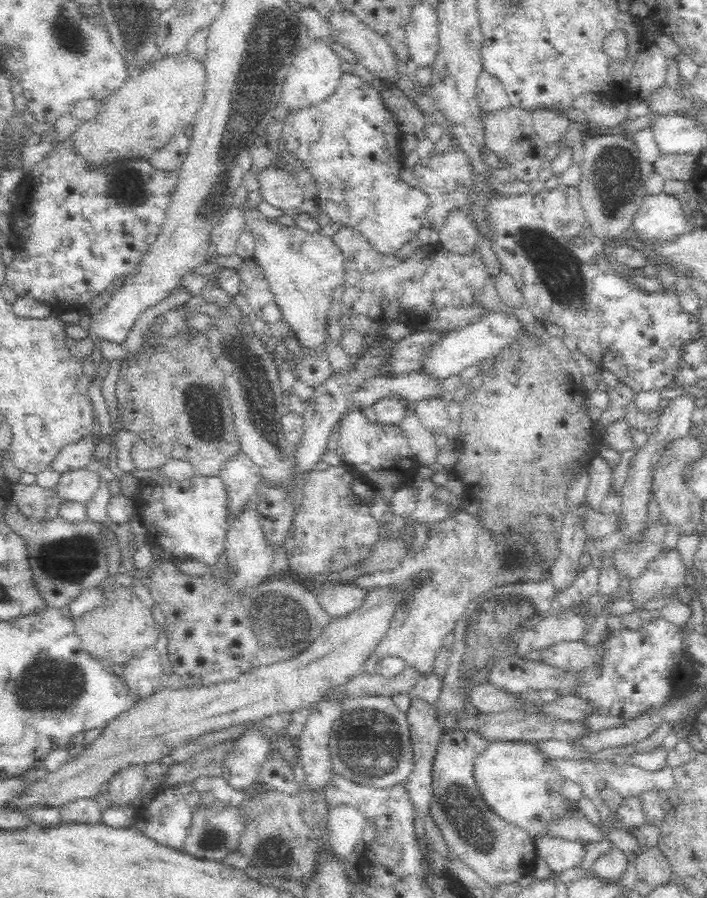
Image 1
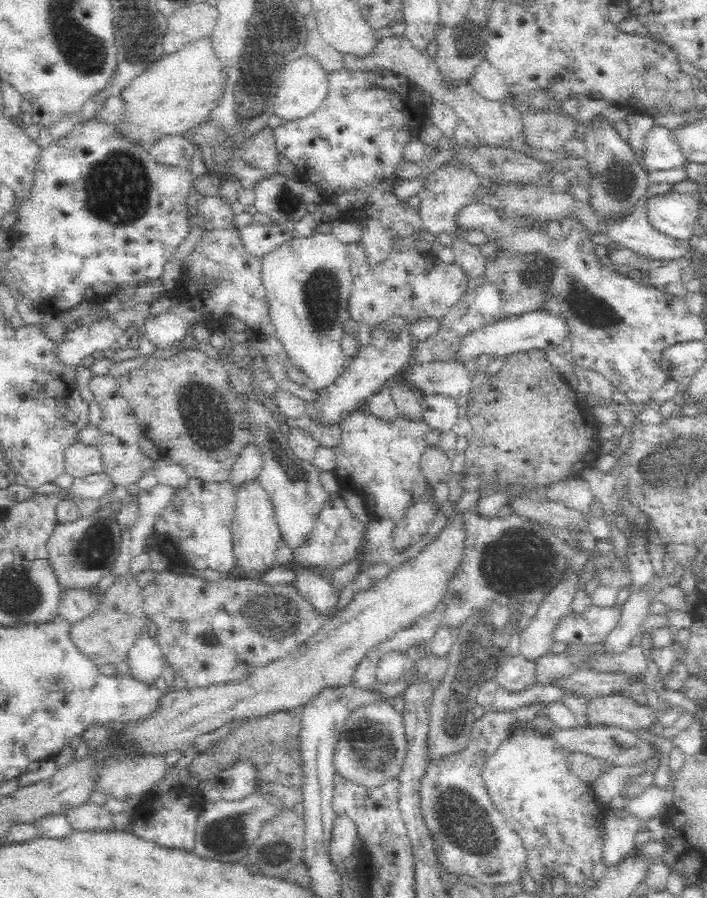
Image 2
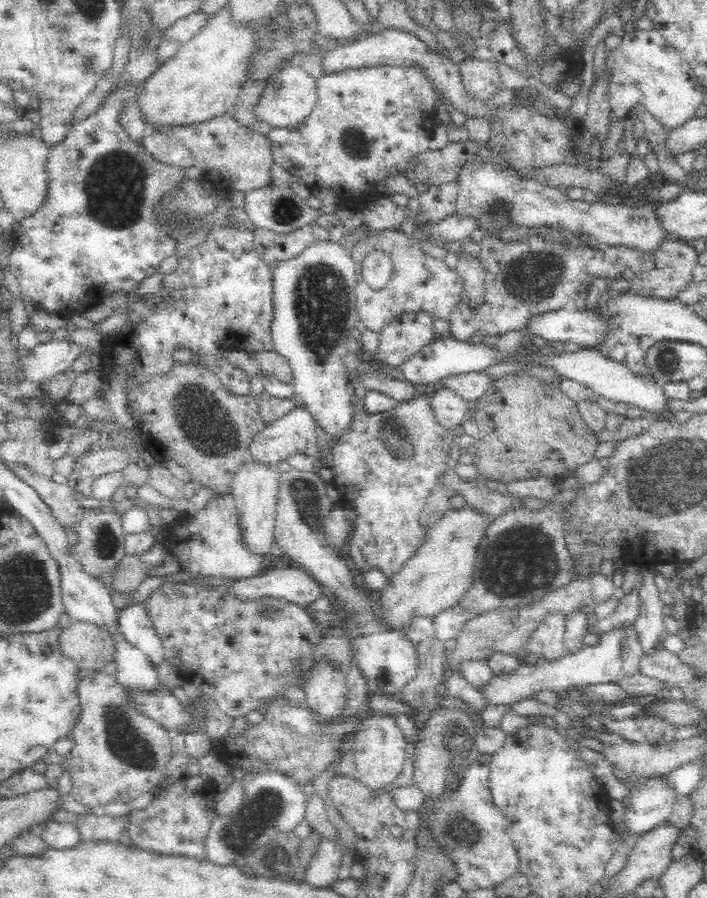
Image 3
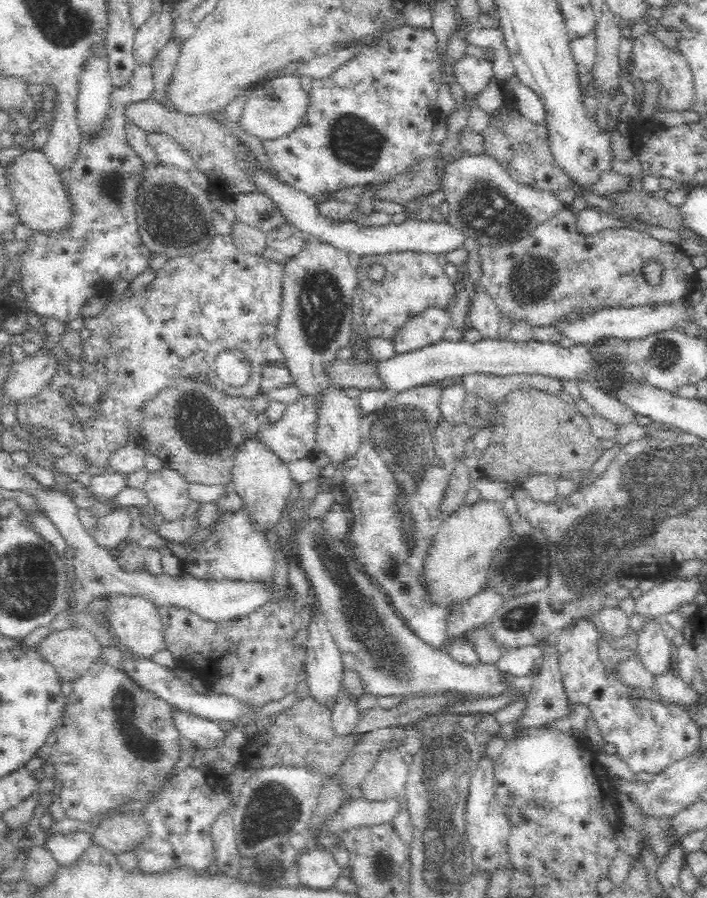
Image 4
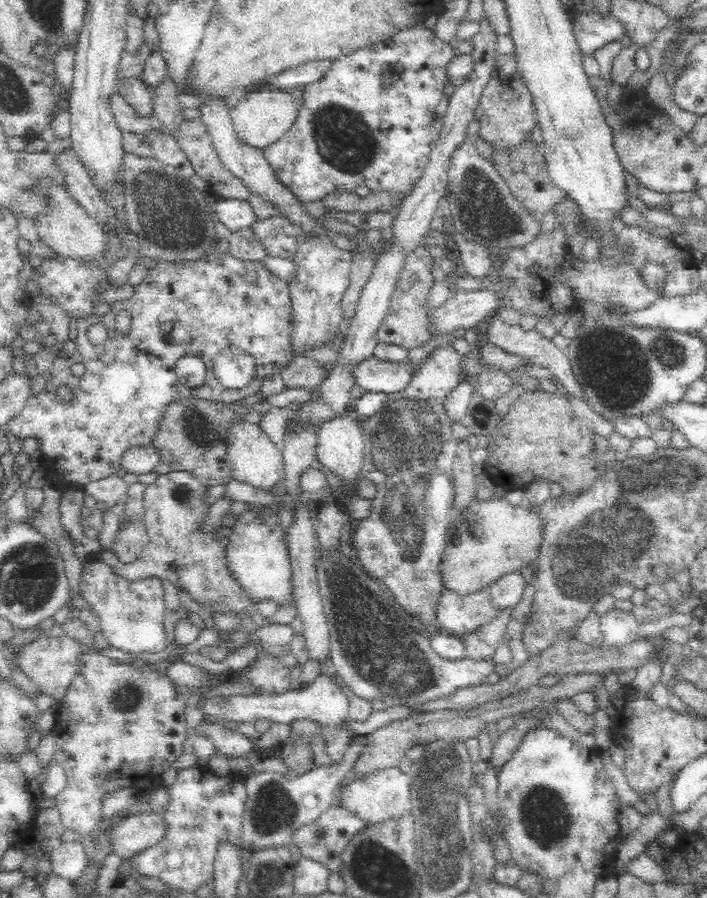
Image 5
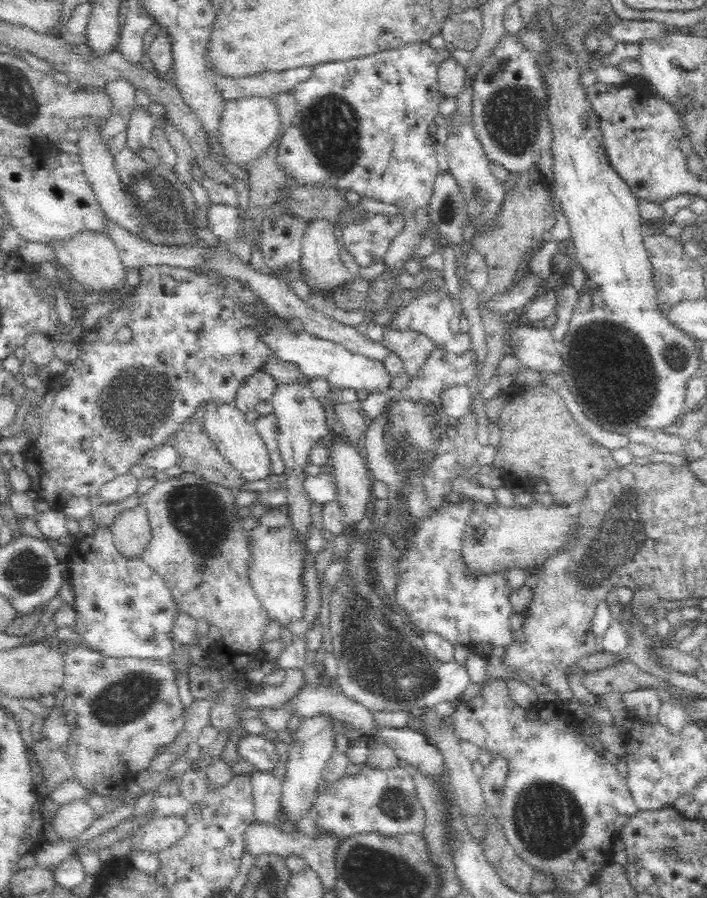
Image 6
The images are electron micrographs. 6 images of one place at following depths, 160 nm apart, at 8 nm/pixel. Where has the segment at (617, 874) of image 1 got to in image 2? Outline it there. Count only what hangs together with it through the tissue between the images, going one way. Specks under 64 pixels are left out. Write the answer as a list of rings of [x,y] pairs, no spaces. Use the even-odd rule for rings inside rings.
[[[605,810],[602,859],[606,869],[614,868],[632,856],[634,849],[633,837],[638,833],[640,820],[626,814],[620,817],[614,812]]]

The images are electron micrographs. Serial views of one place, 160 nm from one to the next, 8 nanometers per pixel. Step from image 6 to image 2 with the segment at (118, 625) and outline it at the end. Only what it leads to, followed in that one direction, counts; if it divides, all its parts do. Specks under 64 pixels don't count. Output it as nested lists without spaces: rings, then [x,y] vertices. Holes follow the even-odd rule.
[[[147,630],[128,651],[127,657],[127,665],[130,667],[128,674],[138,682],[154,685],[161,677],[163,652],[157,641],[148,635]]]

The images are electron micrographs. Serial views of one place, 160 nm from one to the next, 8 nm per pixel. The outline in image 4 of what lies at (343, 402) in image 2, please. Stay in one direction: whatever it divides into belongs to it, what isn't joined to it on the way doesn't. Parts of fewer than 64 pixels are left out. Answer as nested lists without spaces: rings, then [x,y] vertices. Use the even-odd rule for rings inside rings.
[[[428,307],[403,320],[390,336],[396,355],[424,348],[442,339],[445,329],[450,326],[449,313],[448,310]]]

